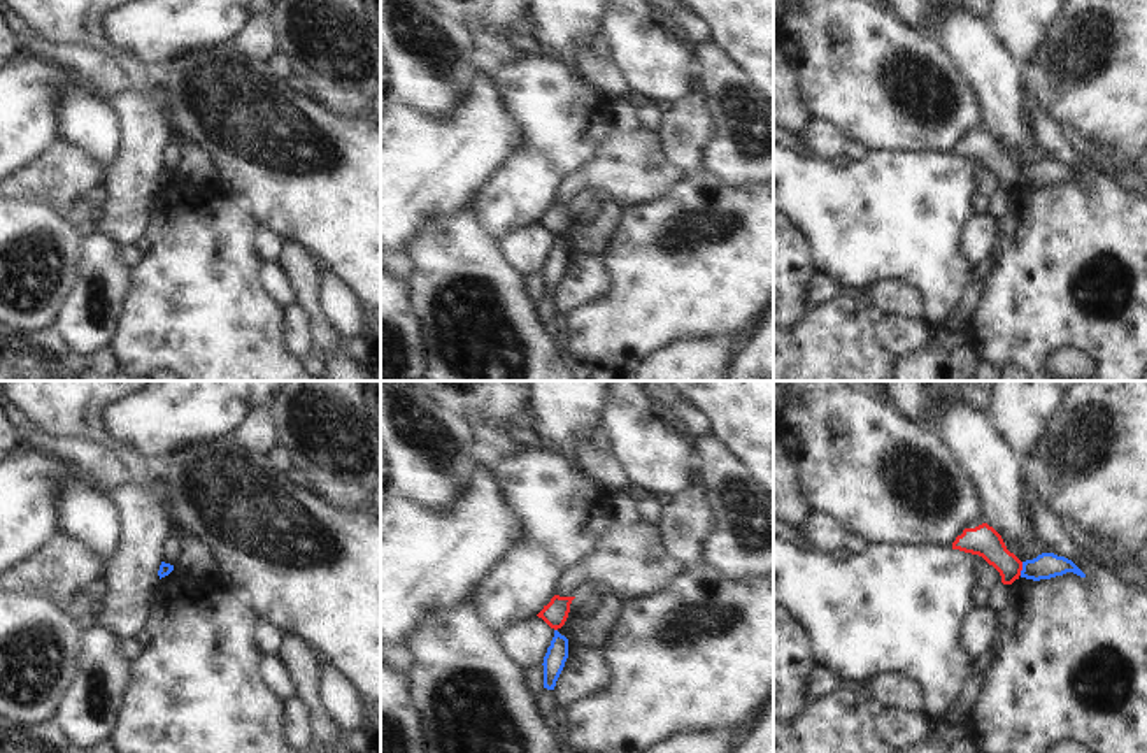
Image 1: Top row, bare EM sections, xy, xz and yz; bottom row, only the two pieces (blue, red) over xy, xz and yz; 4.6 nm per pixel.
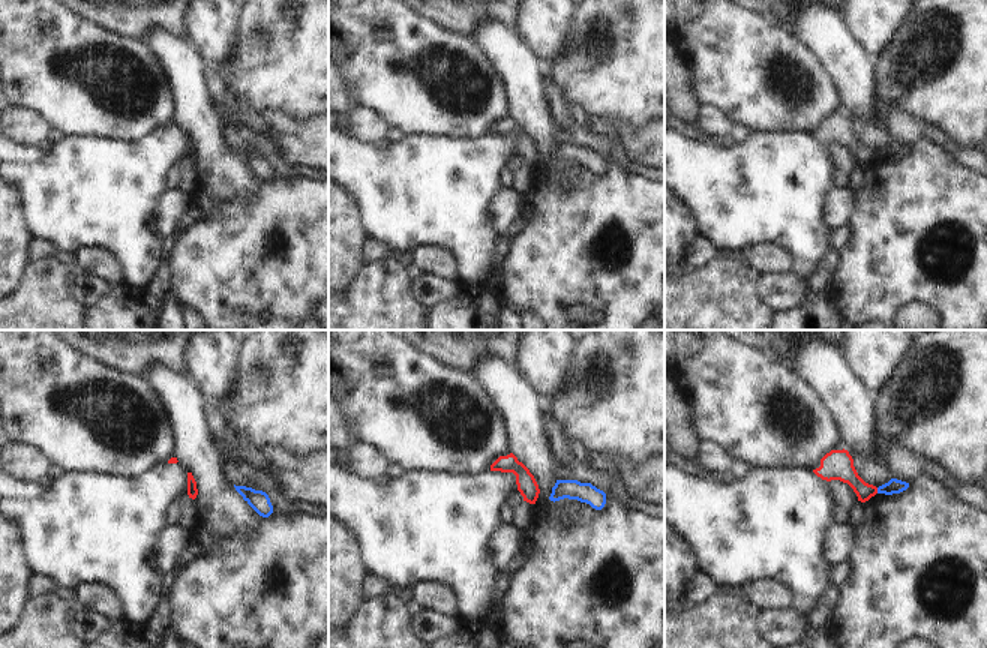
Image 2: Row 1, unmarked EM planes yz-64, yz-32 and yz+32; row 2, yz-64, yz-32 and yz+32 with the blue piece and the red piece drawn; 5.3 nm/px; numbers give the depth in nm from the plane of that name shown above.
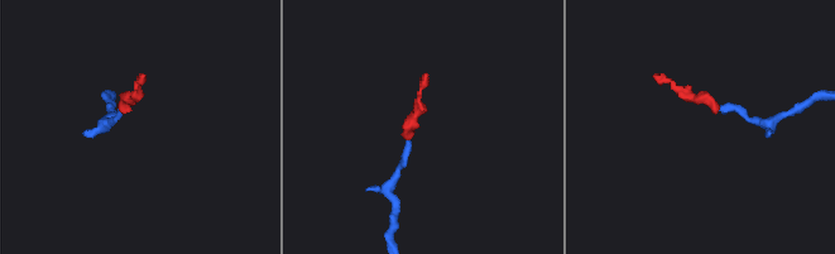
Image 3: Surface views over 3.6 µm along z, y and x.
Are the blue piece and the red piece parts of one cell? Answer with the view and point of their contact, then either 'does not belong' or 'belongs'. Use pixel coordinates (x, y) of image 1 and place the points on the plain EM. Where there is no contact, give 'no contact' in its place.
contact yz (1023, 176); does not belong

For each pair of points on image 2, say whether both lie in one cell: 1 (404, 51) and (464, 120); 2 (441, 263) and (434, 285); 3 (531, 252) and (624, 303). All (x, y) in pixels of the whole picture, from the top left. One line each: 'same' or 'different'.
1: same
2: different
3: same

